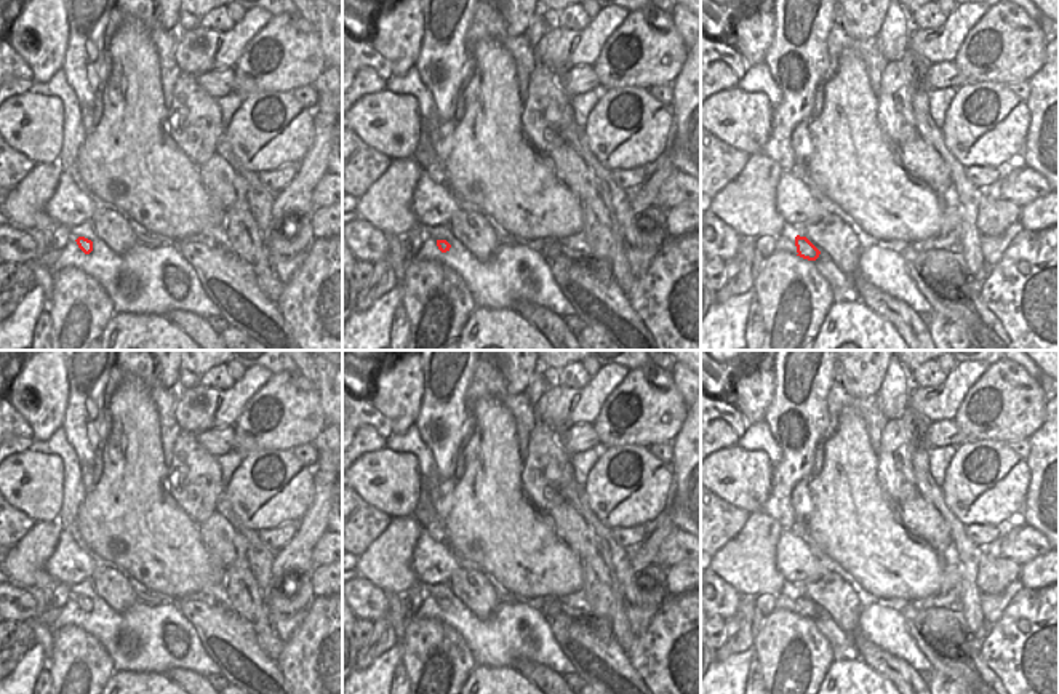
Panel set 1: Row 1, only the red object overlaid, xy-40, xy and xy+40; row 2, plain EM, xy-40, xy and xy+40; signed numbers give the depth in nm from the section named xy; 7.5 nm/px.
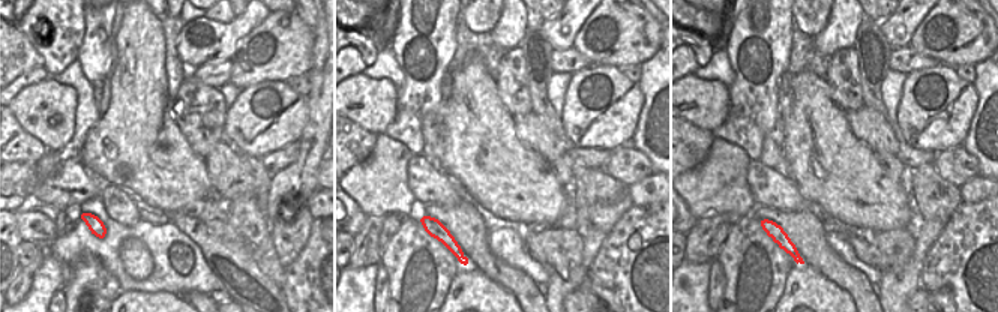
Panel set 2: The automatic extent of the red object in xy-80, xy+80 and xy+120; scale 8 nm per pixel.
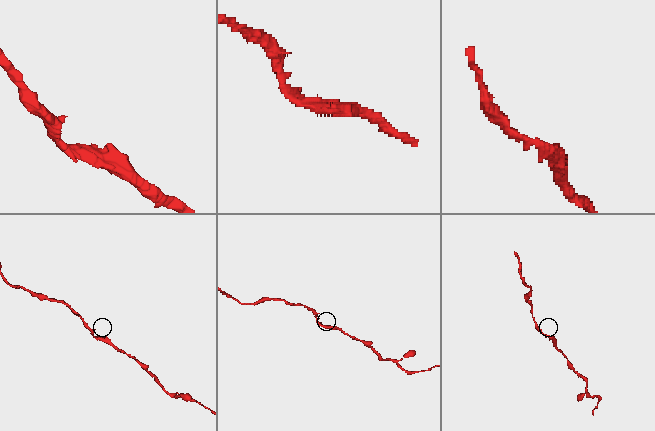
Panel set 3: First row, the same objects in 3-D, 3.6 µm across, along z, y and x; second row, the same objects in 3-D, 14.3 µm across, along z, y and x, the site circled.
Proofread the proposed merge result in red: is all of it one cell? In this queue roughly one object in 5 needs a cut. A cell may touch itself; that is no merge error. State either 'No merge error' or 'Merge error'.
No merge error

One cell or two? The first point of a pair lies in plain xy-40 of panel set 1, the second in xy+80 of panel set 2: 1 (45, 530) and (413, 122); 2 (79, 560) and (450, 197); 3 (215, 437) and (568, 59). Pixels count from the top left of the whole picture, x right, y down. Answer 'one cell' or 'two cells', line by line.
1: two cells
2: one cell
3: one cell

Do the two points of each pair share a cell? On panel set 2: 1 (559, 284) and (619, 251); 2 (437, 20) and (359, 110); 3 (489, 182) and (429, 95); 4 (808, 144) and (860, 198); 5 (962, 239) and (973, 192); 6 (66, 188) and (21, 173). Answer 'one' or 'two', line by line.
1: two
2: two
3: two
4: one
5: two
6: one

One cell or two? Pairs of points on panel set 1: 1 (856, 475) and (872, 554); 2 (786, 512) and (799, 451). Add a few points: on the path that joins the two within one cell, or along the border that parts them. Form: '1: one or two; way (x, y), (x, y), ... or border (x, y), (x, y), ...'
1: one; way (856, 494), (856, 523), (864, 534)
2: one; way (783, 498), (783, 480), (795, 466)

